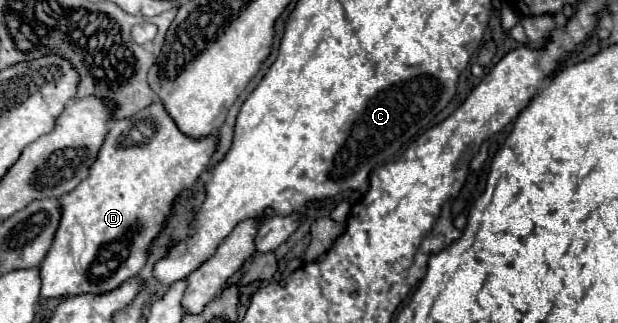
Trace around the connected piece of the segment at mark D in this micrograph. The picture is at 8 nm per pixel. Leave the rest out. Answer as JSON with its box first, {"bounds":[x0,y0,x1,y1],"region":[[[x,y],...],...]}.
{"bounds":[39,101,219,297],"region":[[[161,101],[151,103],[149,107],[137,111],[135,115],[131,115],[131,117],[127,117],[127,119],[117,119],[117,121],[113,121],[113,123],[109,125],[109,135],[107,135],[107,139],[105,139],[105,143],[103,143],[103,147],[101,147],[101,151],[99,151],[99,157],[97,157],[97,161],[93,163],[91,171],[89,171],[89,177],[83,179],[81,185],[77,185],[77,189],[73,189],[73,193],[67,193],[67,195],[61,197],[61,223],[59,223],[59,229],[57,229],[57,233],[55,233],[55,241],[53,241],[53,245],[51,245],[51,249],[49,249],[49,253],[47,253],[47,257],[43,259],[41,269],[39,269],[39,271],[41,271],[41,281],[43,281],[43,285],[41,285],[41,297],[65,297],[65,295],[79,295],[79,293],[105,293],[105,291],[111,291],[111,289],[119,287],[125,279],[135,277],[135,275],[143,269],[143,265],[147,263],[147,251],[149,251],[149,247],[151,247],[151,241],[155,241],[157,235],[165,229],[165,223],[167,223],[167,219],[169,219],[169,215],[171,215],[173,201],[175,201],[183,191],[191,193],[191,191],[197,187],[201,173],[207,171],[207,165],[209,165],[209,161],[211,161],[211,155],[213,155],[215,149],[217,149],[217,141],[219,141],[217,135],[207,135],[207,137],[203,137],[203,139],[193,139],[193,137],[181,133],[181,131],[177,129],[175,121],[169,117],[165,105],[161,105]]]}

